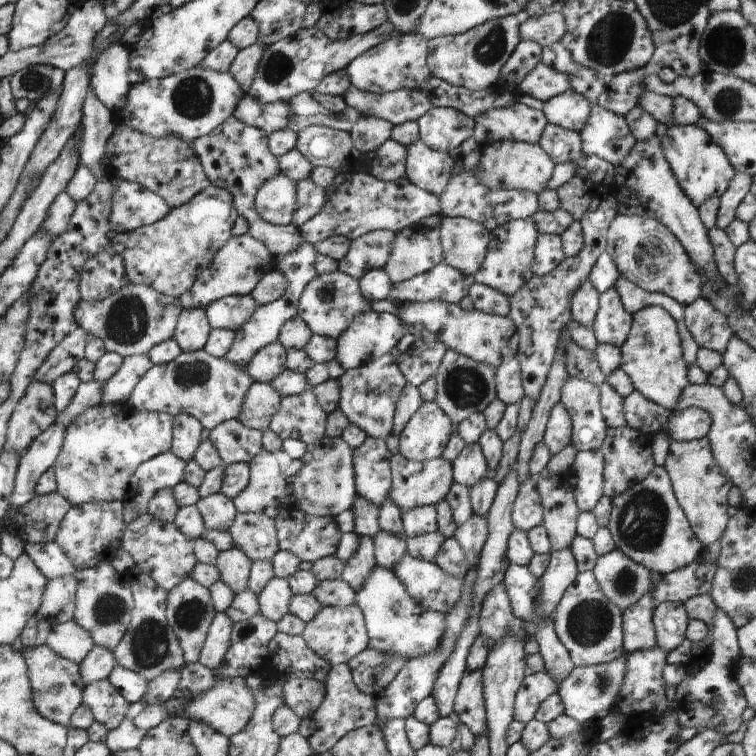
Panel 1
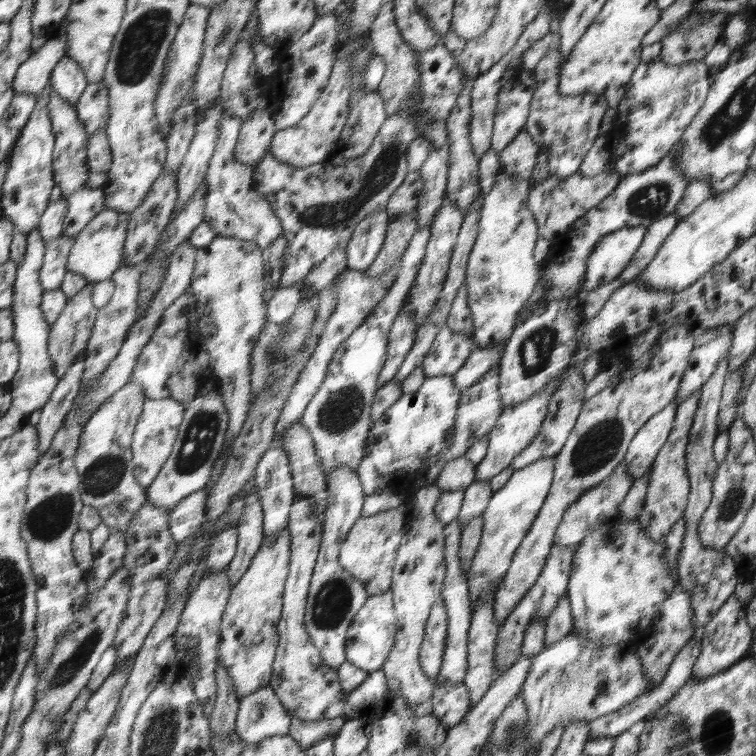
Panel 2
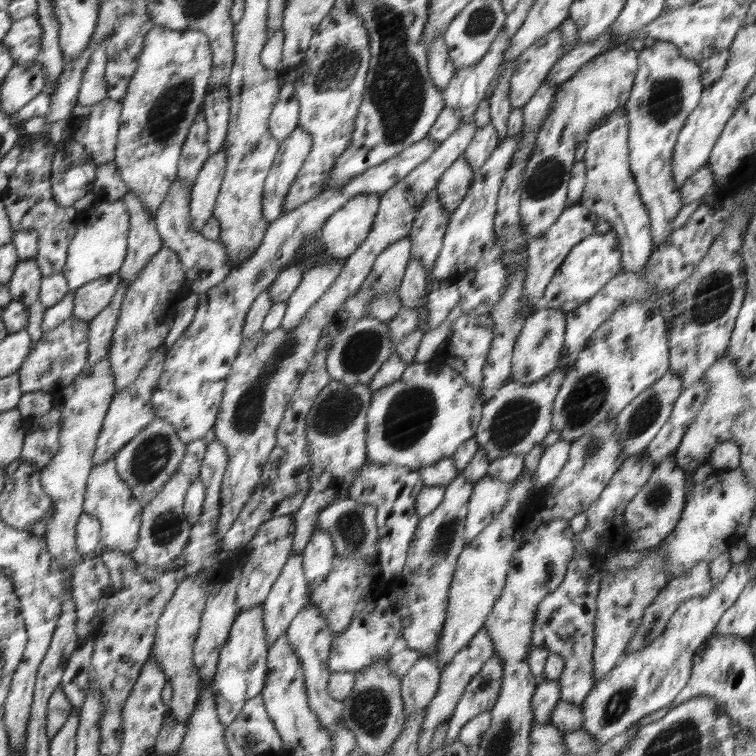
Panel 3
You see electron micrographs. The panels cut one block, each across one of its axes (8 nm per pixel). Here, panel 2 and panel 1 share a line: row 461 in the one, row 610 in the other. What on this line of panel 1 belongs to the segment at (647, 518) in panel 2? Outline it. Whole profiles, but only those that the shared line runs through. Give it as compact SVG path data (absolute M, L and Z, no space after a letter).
M663 602L653 611L657 631L657 645L664 652L672 652L685 641L691 619L684 603Z

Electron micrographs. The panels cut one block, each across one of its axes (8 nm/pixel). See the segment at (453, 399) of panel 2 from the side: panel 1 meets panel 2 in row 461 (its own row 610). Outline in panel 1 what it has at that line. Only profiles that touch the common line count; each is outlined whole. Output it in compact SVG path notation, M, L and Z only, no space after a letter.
M374 566L364 586L357 591L356 604L365 620L369 638L368 648L390 655L398 654L406 661L438 650L438 642L445 633L446 618L439 612L427 611L417 598L412 598L409 590L406 590L405 583L393 570Z

